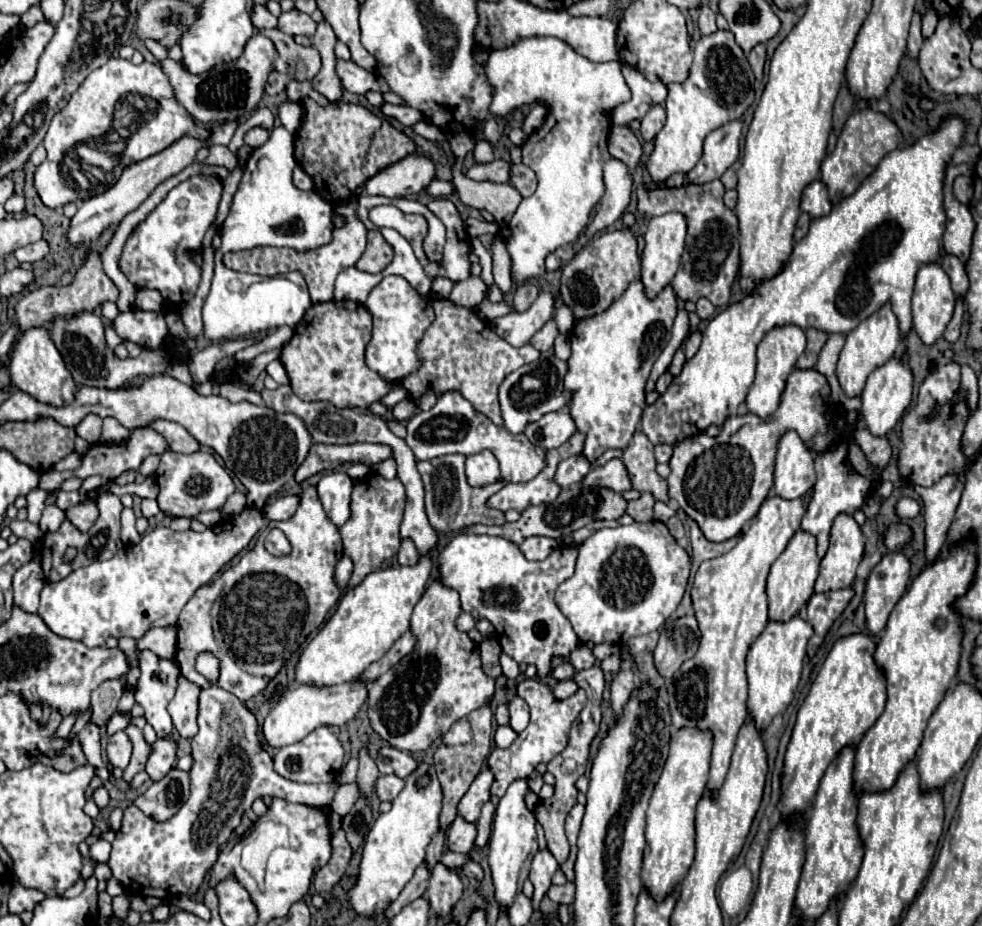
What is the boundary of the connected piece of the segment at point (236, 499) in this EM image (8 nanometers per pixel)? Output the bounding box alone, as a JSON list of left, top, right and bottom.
[221,492,247,518]

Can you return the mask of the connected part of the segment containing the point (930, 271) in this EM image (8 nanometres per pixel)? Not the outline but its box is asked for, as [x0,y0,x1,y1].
[913,262,955,346]

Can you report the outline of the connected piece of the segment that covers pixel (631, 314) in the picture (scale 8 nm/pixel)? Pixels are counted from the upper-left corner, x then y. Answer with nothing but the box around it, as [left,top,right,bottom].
[565,280,677,462]

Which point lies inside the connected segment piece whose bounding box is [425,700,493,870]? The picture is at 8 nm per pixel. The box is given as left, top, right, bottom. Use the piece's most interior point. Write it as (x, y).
(462, 754)

